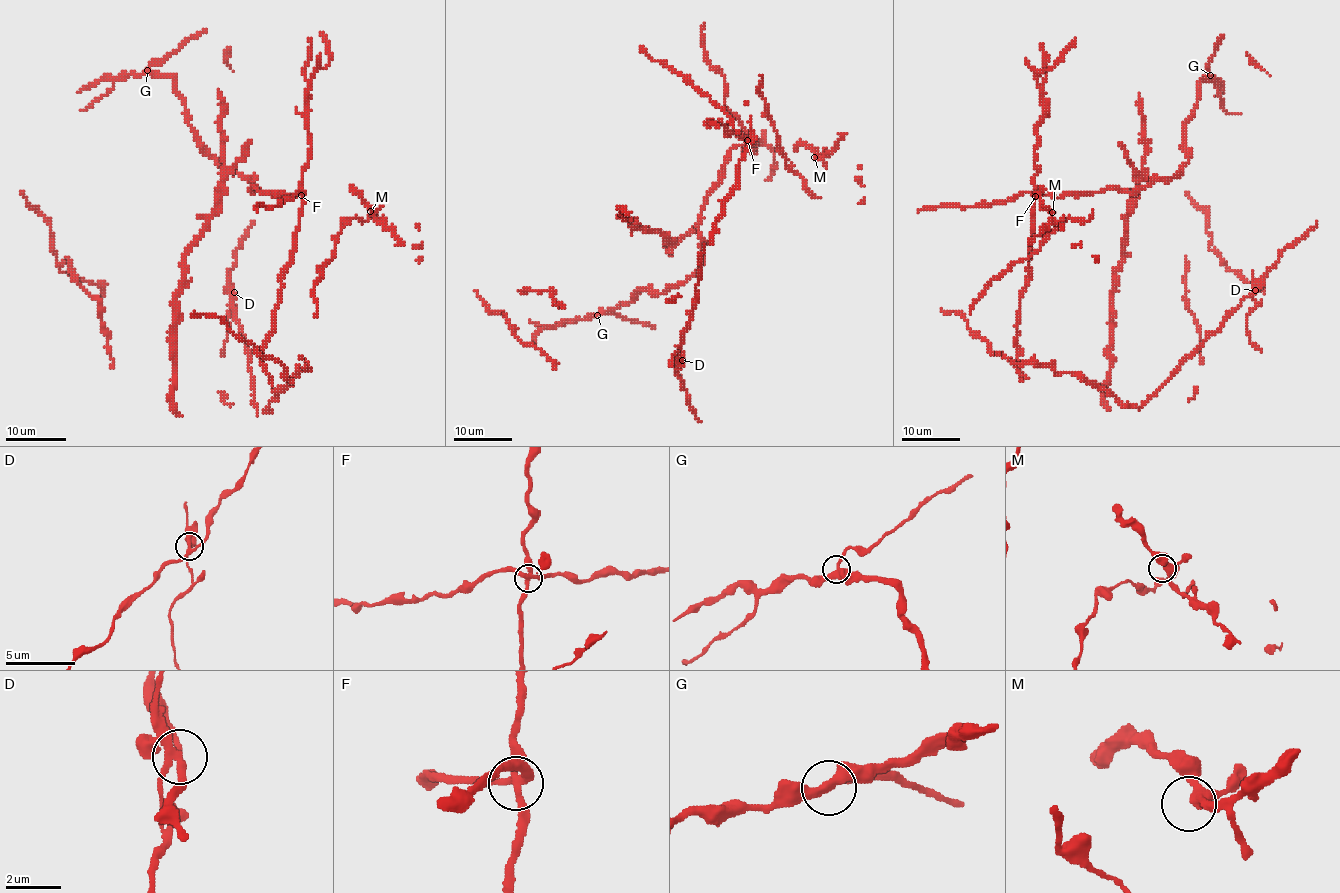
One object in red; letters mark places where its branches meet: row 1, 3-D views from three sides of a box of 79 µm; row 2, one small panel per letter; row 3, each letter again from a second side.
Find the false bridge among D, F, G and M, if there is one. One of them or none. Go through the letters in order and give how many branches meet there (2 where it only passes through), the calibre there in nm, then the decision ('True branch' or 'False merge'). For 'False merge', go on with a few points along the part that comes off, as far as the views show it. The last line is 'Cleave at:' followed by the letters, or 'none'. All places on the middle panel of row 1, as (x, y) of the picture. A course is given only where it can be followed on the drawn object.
D: Branches: 4. Thickness 280 nm. True branch
F: Branches: 4. Thickness 320 nm. True branch
G: Branches: 3. Thickness 360 nm. True branch
M: Branches: 3. Thickness 320 nm. True branch
Cleave at: none

